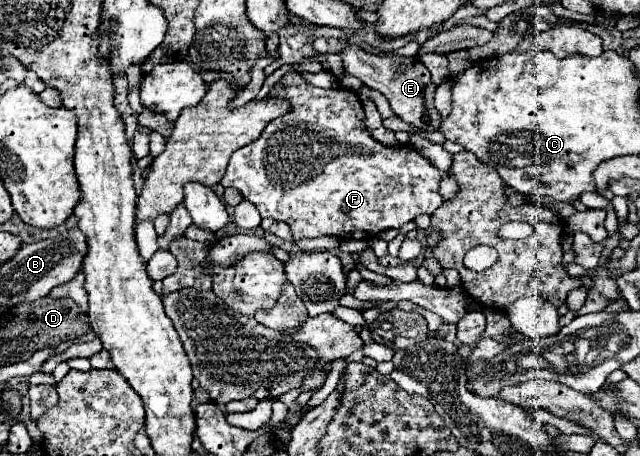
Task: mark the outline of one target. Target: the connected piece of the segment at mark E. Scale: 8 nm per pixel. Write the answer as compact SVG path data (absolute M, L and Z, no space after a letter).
M346 44L338 52L338 56L342 58L344 72L350 74L350 76L356 76L358 80L362 80L362 84L366 84L368 88L382 92L388 98L390 108L404 122L410 122L410 124L414 124L422 130L438 130L440 114L434 108L436 84L432 82L428 68L418 58L406 58L406 56L398 56L398 54L378 56L378 54L364 52L362 48L358 48L354 44Z

